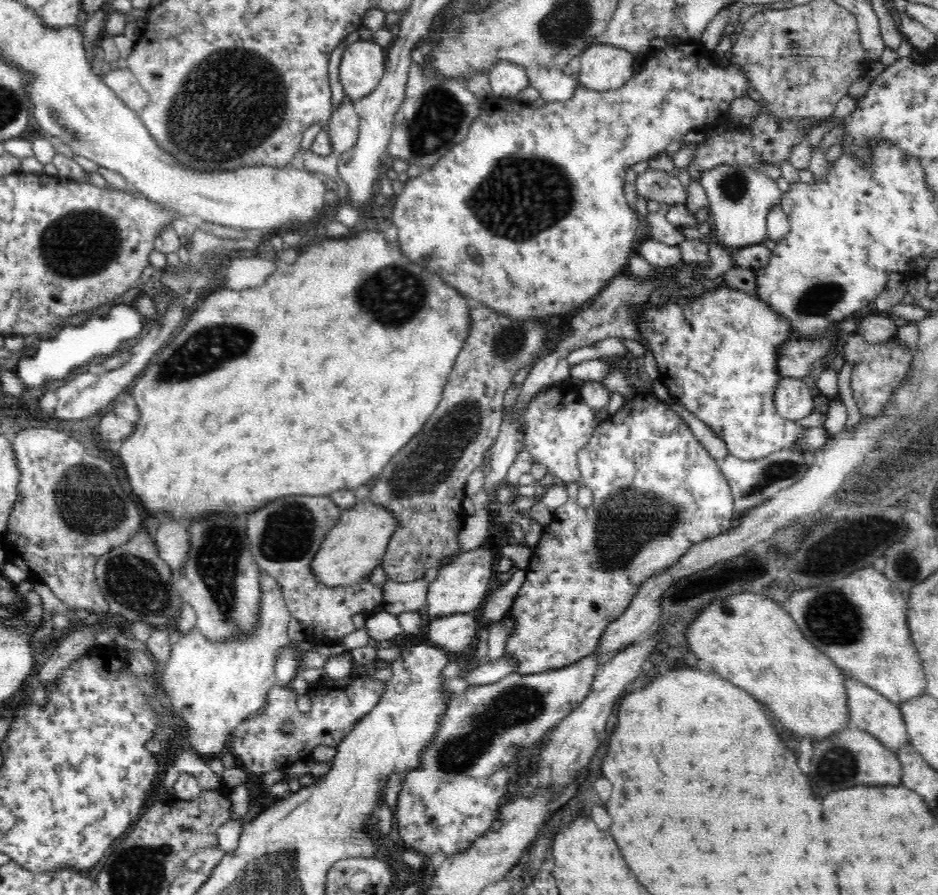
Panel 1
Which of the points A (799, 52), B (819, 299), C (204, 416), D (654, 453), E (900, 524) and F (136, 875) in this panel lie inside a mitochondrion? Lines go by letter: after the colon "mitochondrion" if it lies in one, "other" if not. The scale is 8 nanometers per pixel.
A: mitochondrion
B: mitochondrion
C: other
D: other
E: other
F: mitochondrion

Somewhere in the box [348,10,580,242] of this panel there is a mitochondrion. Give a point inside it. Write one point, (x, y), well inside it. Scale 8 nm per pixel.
(434, 126)

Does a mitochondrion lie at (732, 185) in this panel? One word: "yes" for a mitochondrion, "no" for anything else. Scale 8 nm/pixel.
yes

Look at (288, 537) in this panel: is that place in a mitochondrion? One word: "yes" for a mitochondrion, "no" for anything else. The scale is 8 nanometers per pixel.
yes

